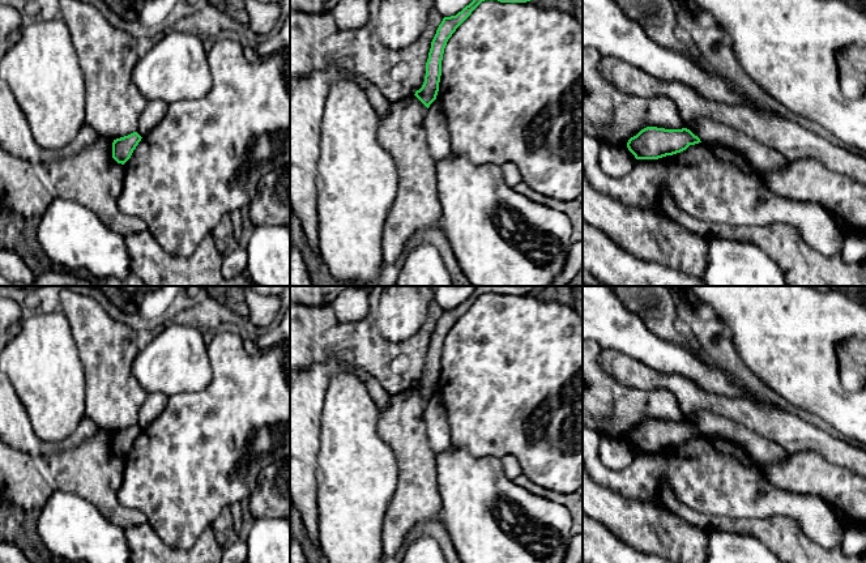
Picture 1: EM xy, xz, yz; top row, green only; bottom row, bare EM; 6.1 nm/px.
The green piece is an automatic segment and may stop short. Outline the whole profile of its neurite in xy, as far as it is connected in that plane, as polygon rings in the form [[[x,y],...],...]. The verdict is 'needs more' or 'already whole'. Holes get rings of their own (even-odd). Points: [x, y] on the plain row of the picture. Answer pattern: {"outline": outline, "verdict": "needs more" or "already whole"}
{"outline": [[[133,425],[128,428],[114,432],[112,435],[112,451],[124,457],[132,448],[133,443],[141,434],[141,428],[137,425]]], "verdict": "already whole"}

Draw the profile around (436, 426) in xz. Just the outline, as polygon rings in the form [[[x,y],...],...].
[[[435,392],[425,410],[426,432],[435,456],[452,447],[445,409],[438,392]]]

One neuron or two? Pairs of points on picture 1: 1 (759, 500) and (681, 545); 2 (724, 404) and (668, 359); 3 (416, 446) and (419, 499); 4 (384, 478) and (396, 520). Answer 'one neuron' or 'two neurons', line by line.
1: two neurons
2: two neurons
3: one neuron
4: two neurons

